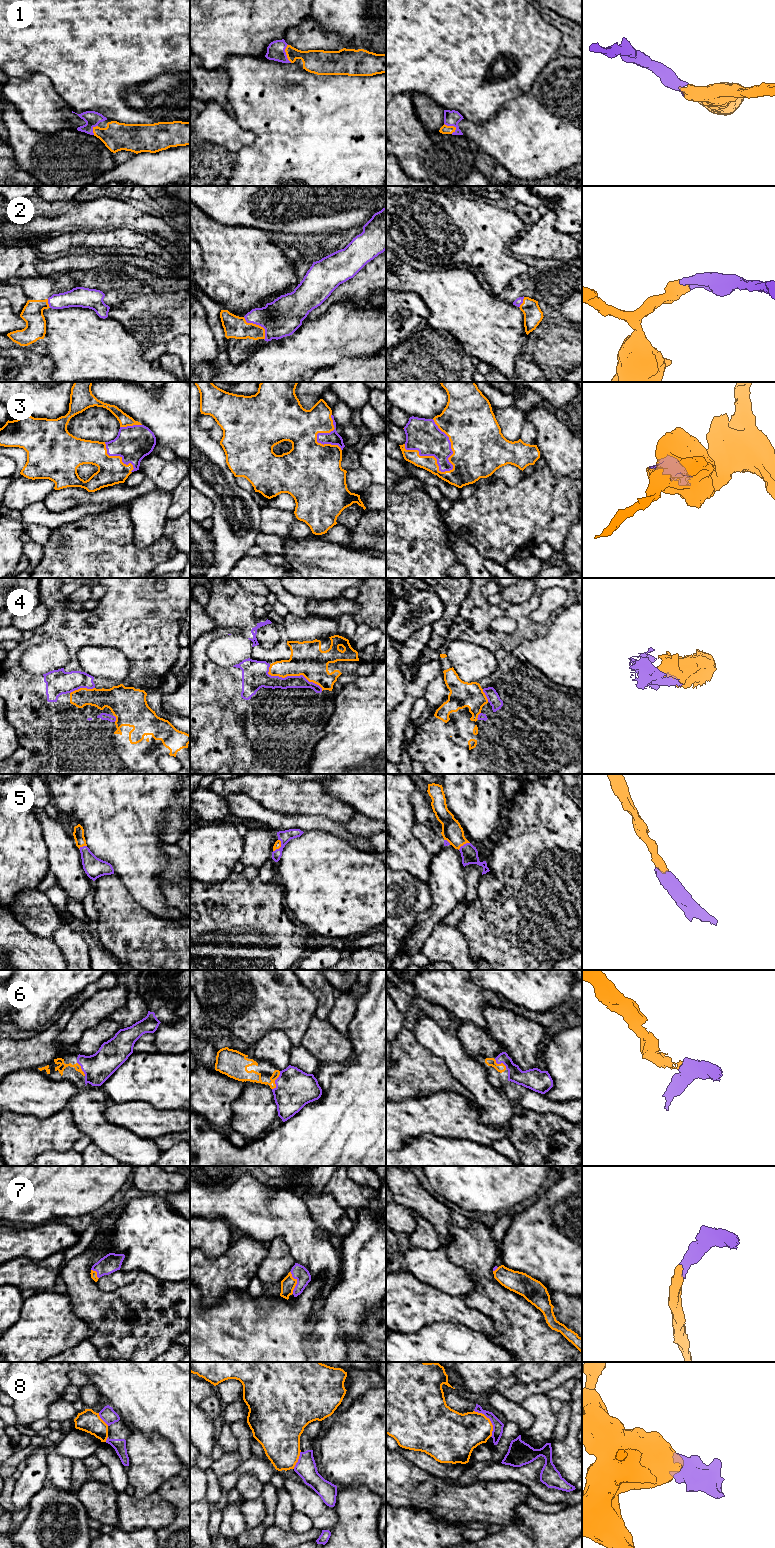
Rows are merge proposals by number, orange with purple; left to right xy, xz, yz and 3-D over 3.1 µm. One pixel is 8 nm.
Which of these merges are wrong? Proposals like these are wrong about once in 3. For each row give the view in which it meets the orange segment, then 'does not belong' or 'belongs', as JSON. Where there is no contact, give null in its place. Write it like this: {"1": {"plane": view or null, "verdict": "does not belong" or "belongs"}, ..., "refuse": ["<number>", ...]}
{"1": {"plane": "yz", "verdict": "belongs"}, "2": {"plane": "xz", "verdict": "belongs"}, "3": {"plane": "yz", "verdict": "belongs"}, "4": {"plane": "xz", "verdict": "belongs"}, "5": {"plane": "xz", "verdict": "belongs"}, "6": {"plane": "xz", "verdict": "belongs"}, "7": {"plane": "xz", "verdict": "belongs"}, "8": {"plane": "yz", "verdict": "does not belong"}, "refuse": ["8"]}

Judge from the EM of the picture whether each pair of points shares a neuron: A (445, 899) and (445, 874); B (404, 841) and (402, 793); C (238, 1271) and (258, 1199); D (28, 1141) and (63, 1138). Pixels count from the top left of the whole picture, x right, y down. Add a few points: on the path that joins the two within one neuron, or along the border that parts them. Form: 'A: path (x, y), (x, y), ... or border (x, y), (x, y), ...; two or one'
A: path (445, 893), (445, 880); one
B: path (402, 829), (402, 805); one
C: border (244, 1234), (267, 1244); two
D: path (37, 1138), (54, 1138); one

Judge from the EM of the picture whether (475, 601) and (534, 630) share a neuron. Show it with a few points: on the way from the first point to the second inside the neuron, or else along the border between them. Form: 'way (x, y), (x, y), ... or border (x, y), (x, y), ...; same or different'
way (490, 612), (503, 612), (519, 617); same

